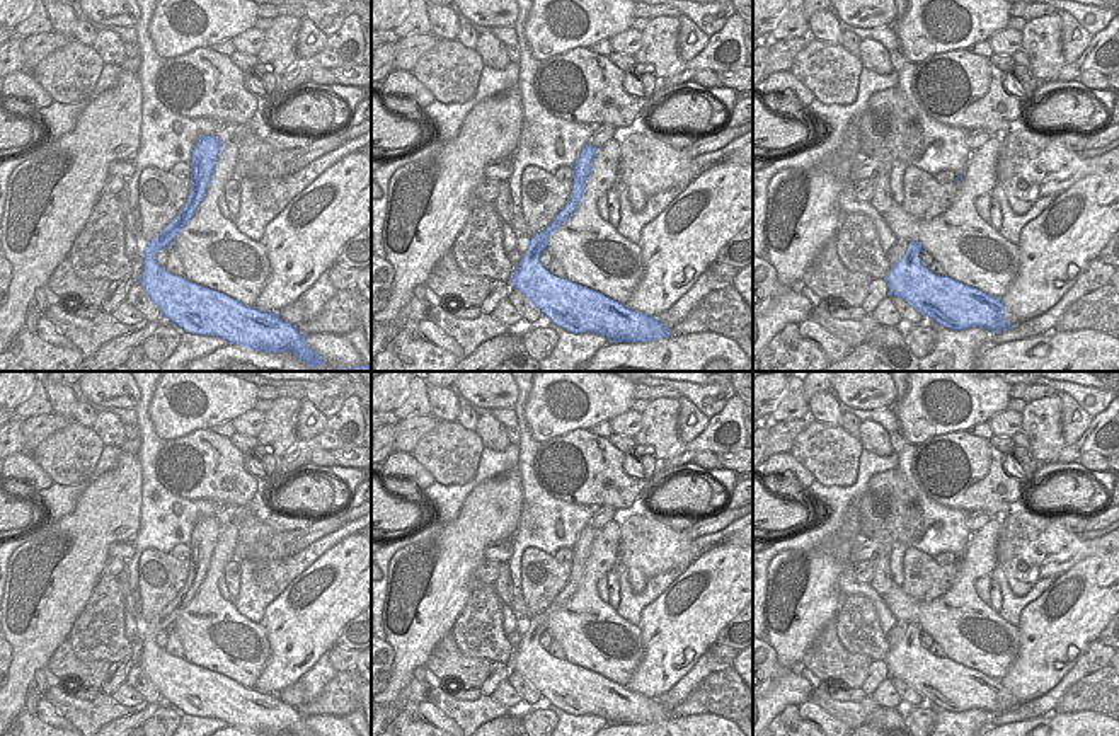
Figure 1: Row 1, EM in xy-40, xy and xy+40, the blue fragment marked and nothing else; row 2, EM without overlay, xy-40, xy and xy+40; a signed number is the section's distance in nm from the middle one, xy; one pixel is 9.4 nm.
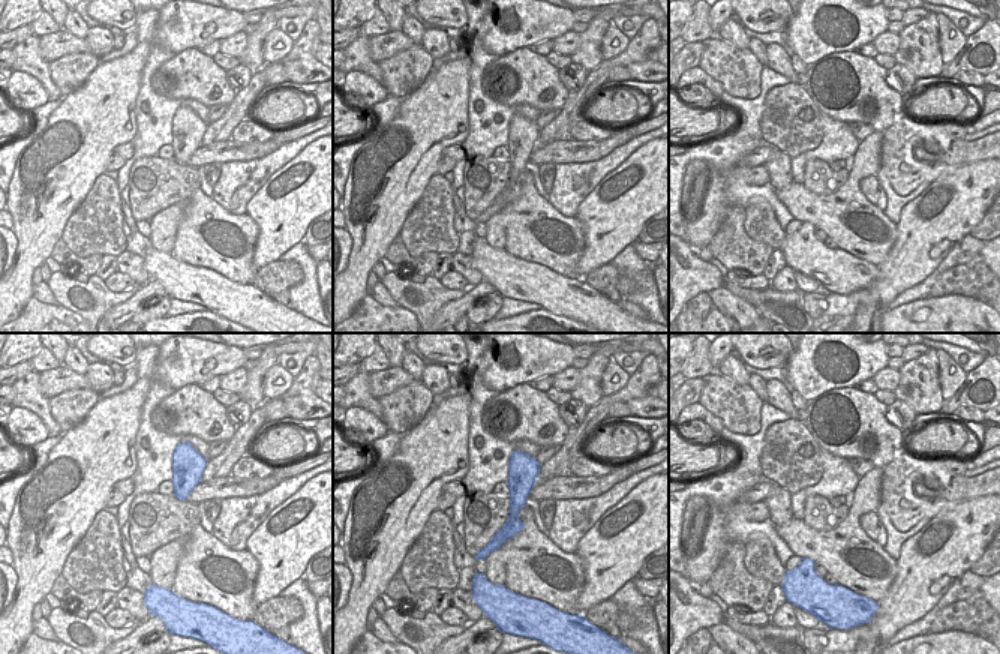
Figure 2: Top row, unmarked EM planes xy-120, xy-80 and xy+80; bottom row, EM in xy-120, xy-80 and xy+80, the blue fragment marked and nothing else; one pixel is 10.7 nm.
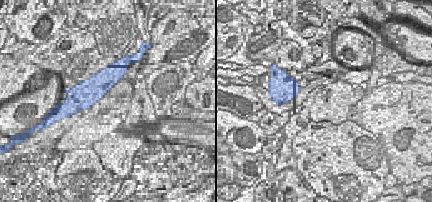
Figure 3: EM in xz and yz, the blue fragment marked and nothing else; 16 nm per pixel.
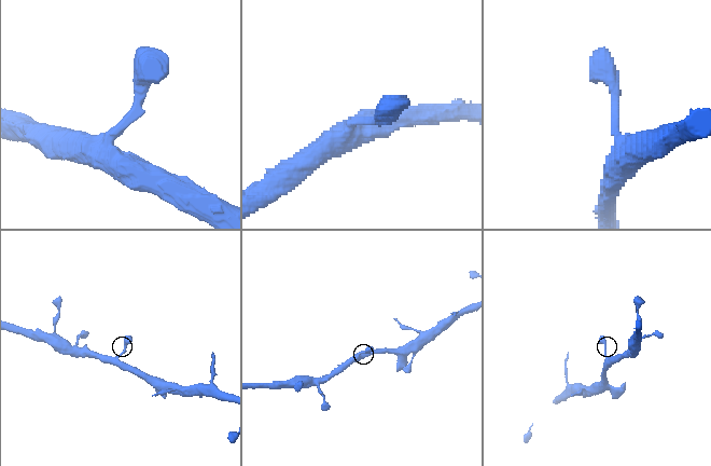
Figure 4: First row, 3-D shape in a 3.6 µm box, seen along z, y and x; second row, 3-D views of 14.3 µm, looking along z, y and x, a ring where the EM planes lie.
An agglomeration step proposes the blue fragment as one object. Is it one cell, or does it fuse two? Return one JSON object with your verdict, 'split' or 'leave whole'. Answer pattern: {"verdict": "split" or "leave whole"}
{"verdict": "leave whole"}

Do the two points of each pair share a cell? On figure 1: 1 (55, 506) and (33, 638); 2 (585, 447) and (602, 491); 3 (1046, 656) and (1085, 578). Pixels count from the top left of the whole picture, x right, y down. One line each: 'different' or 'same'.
1: different
2: same
3: same

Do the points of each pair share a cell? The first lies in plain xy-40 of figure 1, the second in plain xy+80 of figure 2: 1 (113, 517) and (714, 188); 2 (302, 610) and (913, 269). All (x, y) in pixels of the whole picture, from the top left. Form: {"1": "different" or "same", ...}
{"1": "same", "2": "same"}

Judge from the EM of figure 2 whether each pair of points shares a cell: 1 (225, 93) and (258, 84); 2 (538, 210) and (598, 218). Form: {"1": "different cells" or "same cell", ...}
{"1": "different cells", "2": "different cells"}

